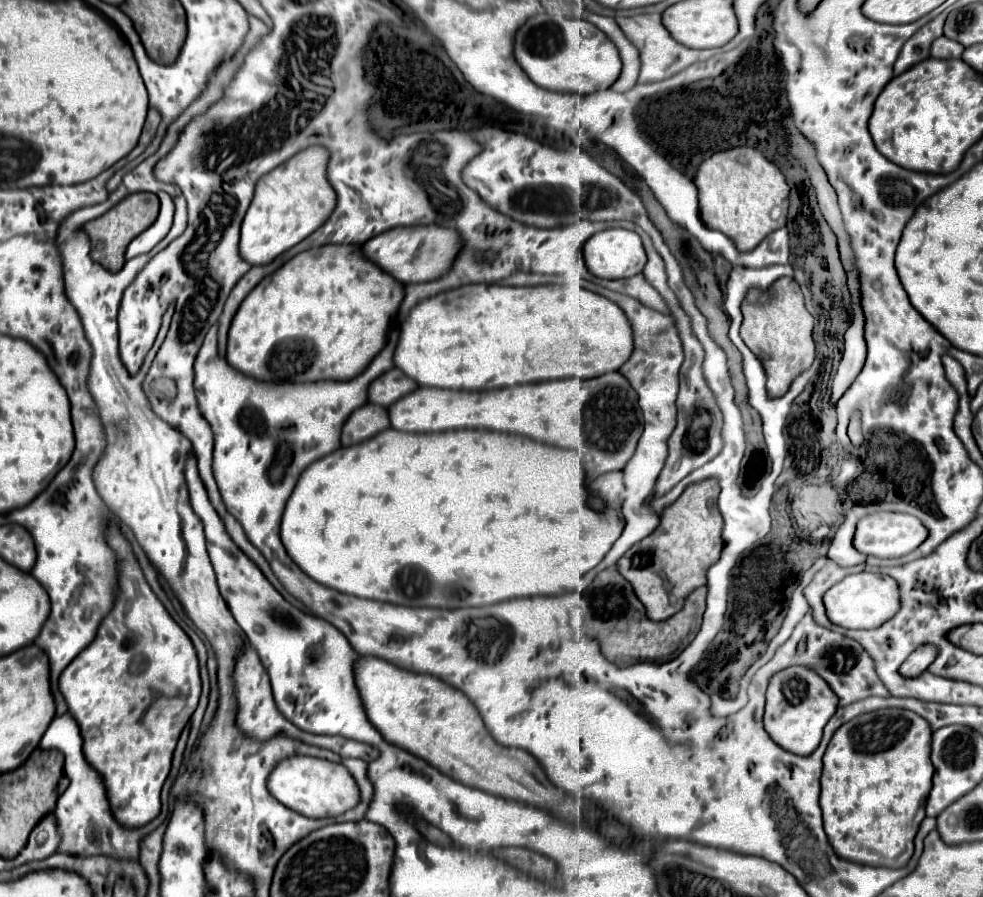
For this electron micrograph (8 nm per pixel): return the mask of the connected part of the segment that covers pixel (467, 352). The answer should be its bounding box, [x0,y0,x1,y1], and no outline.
[395,284,633,390]

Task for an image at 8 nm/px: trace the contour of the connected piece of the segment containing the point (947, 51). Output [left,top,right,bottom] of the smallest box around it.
[931,36,963,58]

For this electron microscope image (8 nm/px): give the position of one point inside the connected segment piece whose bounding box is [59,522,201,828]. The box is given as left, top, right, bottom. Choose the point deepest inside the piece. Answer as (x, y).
(140, 660)

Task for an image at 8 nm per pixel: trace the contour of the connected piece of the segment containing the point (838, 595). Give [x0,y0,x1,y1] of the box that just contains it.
[825,572,899,628]

